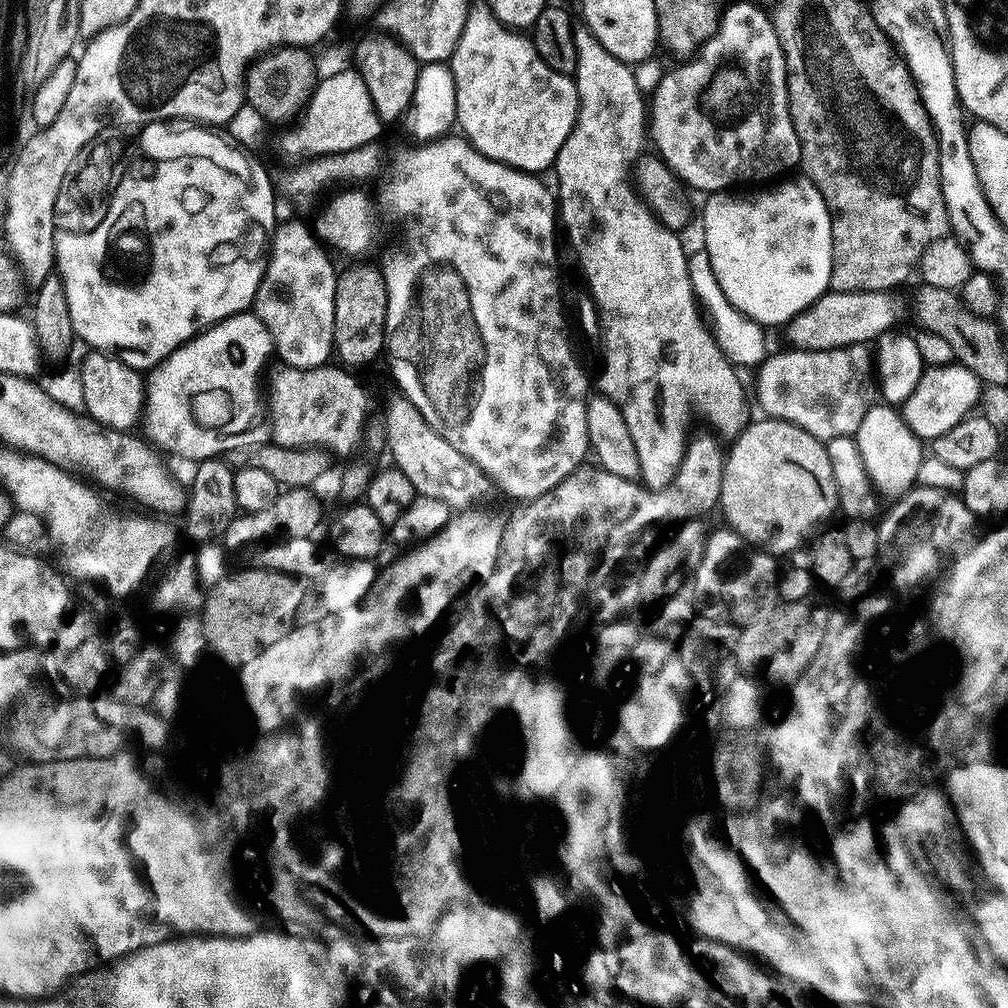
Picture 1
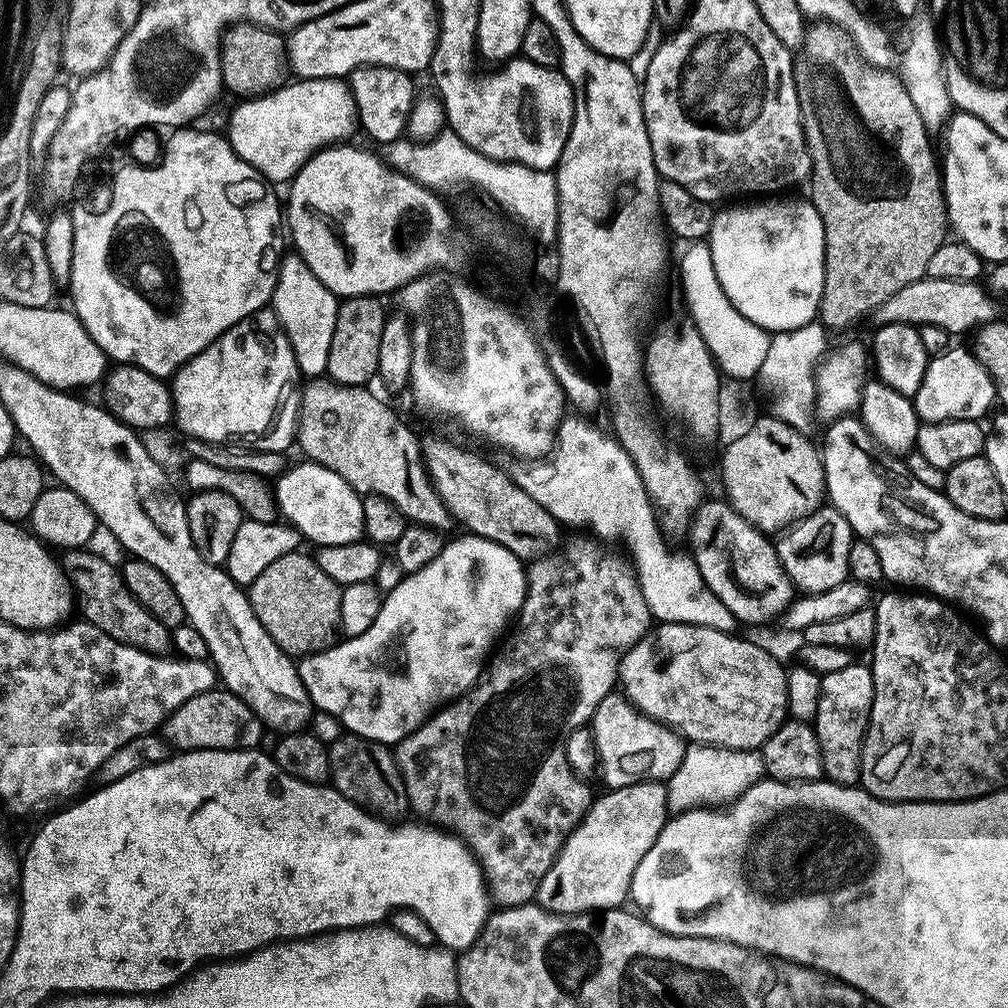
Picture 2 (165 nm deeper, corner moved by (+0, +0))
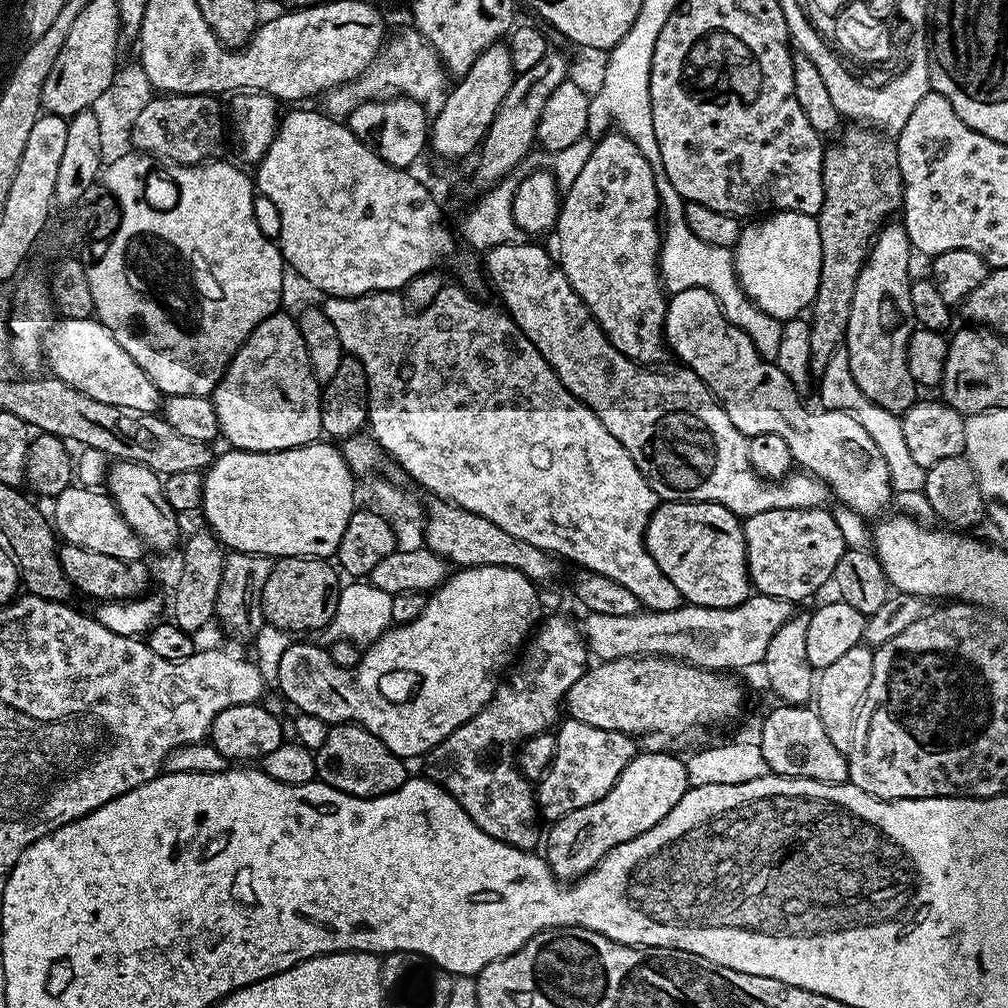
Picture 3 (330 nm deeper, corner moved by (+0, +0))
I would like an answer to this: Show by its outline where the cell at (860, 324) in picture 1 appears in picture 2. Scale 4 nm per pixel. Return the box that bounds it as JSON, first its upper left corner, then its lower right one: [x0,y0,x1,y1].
[882,276,997,334]

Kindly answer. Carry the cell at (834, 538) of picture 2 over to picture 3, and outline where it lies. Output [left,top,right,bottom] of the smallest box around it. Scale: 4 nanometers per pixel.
[743,506,846,602]

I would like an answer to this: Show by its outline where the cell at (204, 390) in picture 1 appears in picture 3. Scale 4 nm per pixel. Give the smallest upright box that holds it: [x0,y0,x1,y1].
[210,315,322,452]

